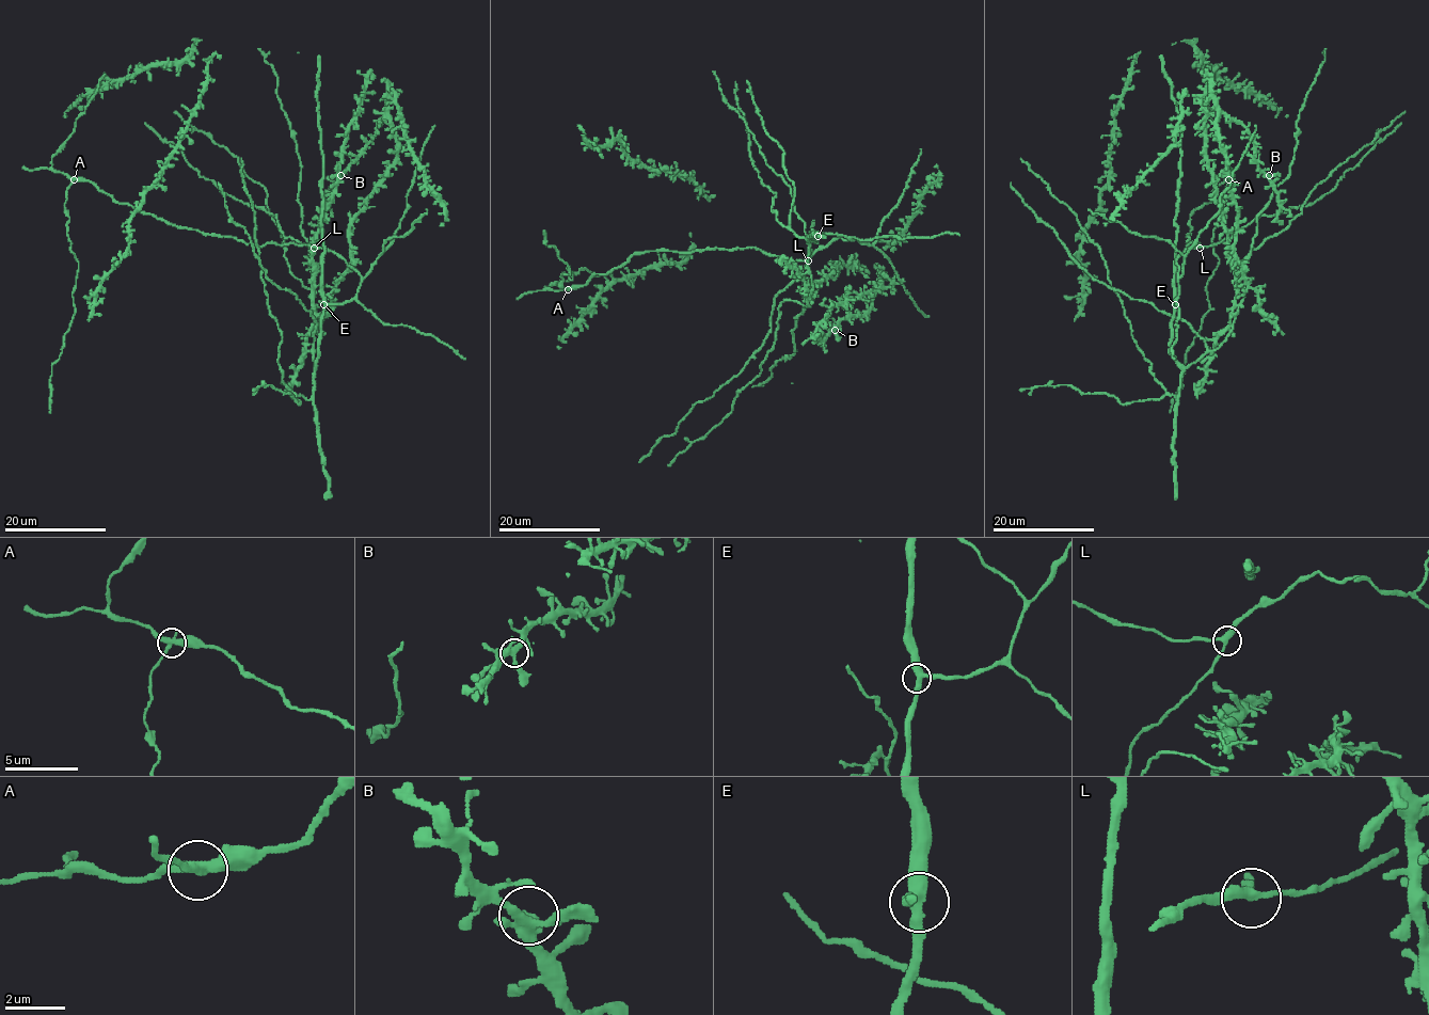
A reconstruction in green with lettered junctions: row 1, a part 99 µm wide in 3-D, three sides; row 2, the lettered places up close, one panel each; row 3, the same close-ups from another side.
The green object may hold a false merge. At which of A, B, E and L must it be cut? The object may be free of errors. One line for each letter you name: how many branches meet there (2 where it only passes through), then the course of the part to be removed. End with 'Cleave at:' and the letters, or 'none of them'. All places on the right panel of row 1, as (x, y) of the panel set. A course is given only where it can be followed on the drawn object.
A: branches 3; course (1228, 179), (1223, 215), (1211, 241), (1219, 259), (1206, 285), (1210, 310), (1187, 351), (1180, 387), (1170, 413)
Cleave at: A

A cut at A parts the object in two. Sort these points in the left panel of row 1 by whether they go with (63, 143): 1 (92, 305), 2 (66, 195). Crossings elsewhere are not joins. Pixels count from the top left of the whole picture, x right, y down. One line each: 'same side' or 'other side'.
1: same side
2: other side

